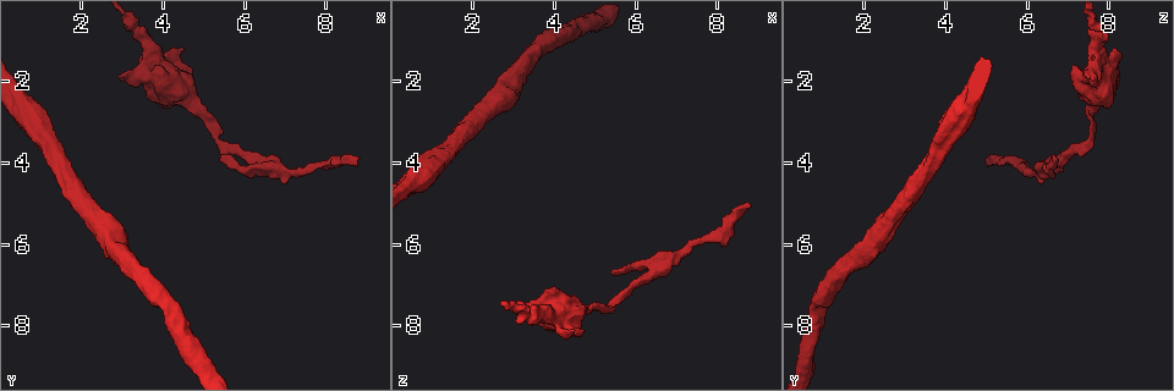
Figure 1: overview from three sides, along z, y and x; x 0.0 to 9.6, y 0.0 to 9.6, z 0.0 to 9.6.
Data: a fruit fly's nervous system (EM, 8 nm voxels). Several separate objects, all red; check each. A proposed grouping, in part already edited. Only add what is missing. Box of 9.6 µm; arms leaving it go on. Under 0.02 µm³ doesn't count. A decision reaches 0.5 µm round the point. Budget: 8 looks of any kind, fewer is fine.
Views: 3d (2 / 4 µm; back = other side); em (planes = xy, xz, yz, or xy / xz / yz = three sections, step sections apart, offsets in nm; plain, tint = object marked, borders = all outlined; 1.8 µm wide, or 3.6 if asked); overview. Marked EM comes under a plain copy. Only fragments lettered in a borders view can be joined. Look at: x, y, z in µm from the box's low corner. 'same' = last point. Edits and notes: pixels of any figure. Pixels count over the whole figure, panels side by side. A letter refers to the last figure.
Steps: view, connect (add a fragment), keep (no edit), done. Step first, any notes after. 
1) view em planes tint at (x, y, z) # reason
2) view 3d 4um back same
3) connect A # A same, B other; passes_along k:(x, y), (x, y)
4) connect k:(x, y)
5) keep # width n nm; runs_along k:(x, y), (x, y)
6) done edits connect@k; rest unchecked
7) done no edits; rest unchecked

view 3d 4um at (2.95, 1.85, 7.50) # free end

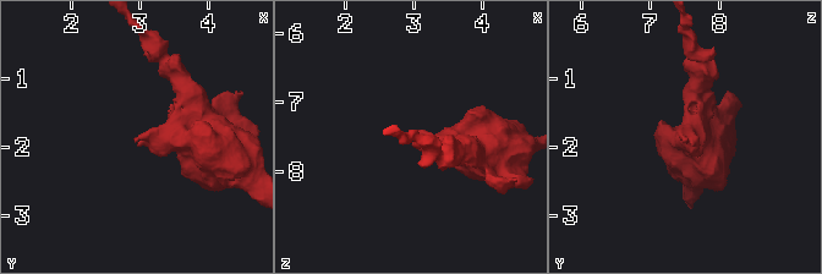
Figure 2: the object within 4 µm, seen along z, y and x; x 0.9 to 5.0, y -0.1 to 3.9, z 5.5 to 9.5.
view em planes borders at (2.95, 1.90, 7.55)

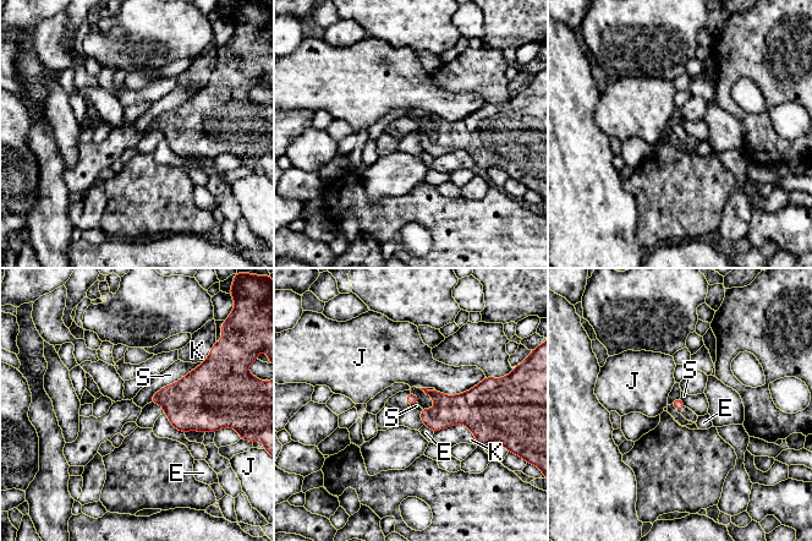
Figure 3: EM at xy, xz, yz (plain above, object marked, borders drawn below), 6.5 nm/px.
keep # longest_contact S 440 nm; E other, J other, K other, S other; none of them fits

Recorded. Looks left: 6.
view em planes borders at (5.45, 3.85, 6.70) # branch stops here

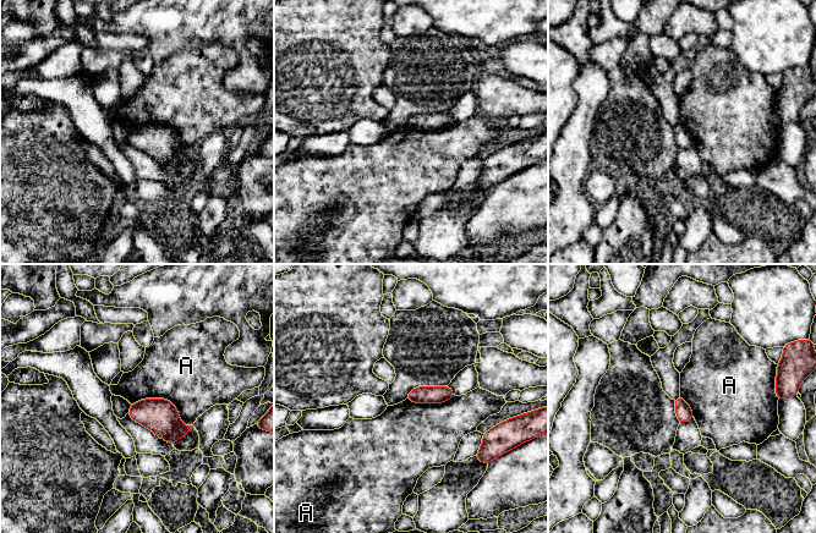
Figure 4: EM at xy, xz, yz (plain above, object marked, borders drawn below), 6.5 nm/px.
keep # longest_contact A 440 nm; A other; border 4:(131, 404), (168, 399), (192, 426); none of them fits

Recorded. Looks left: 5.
view 3d 2um at (4.50, 1.20, 8.10) # branch stops here

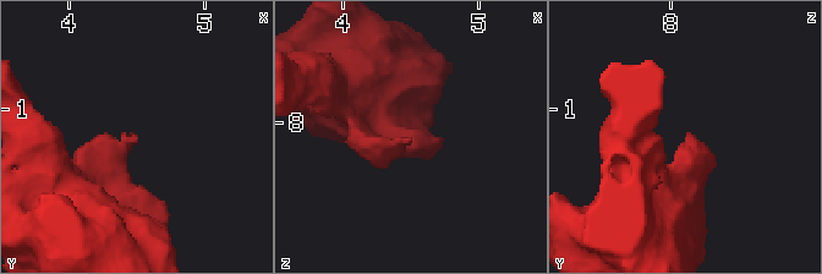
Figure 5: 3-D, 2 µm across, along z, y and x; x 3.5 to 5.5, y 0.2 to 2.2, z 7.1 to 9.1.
view em planes borders at (4.48, 1.16, 8.14)

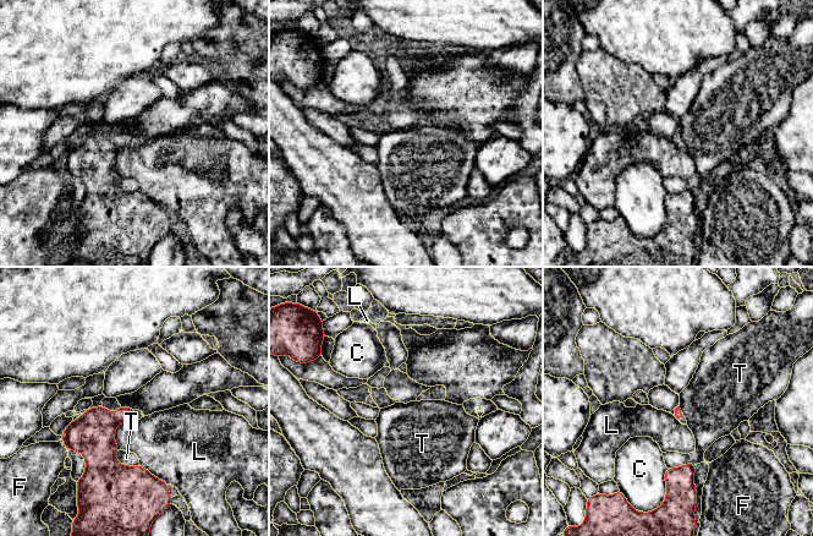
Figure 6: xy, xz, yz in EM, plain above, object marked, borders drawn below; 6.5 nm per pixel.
keep # longest_contact L 200 nm; C other, F other, L other, T other; border 6:(114, 455), (125, 465), (138, 465); no lettered fragment goes on from it

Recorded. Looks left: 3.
done no edits; rest unchecked

